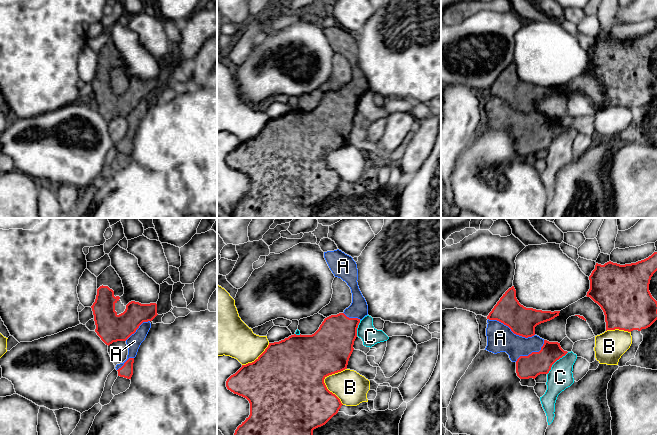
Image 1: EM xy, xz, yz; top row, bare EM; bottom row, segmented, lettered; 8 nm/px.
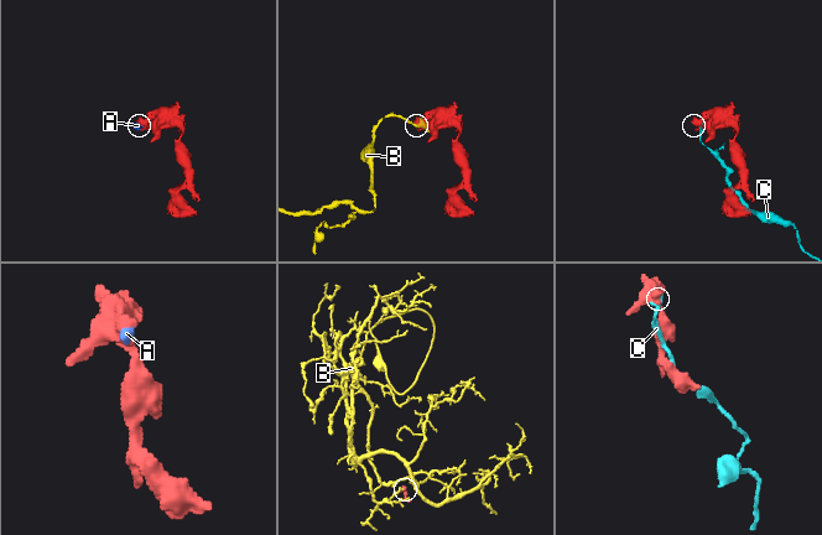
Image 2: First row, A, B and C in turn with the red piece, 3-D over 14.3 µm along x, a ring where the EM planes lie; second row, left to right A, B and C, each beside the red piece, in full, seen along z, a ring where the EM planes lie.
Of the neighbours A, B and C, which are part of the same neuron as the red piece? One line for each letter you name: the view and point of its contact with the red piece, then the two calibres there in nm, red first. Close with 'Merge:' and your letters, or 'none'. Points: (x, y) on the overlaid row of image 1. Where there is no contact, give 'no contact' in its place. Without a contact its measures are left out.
A: contact yz (511, 330); calibres 220 and 220 nm
Merge: A

